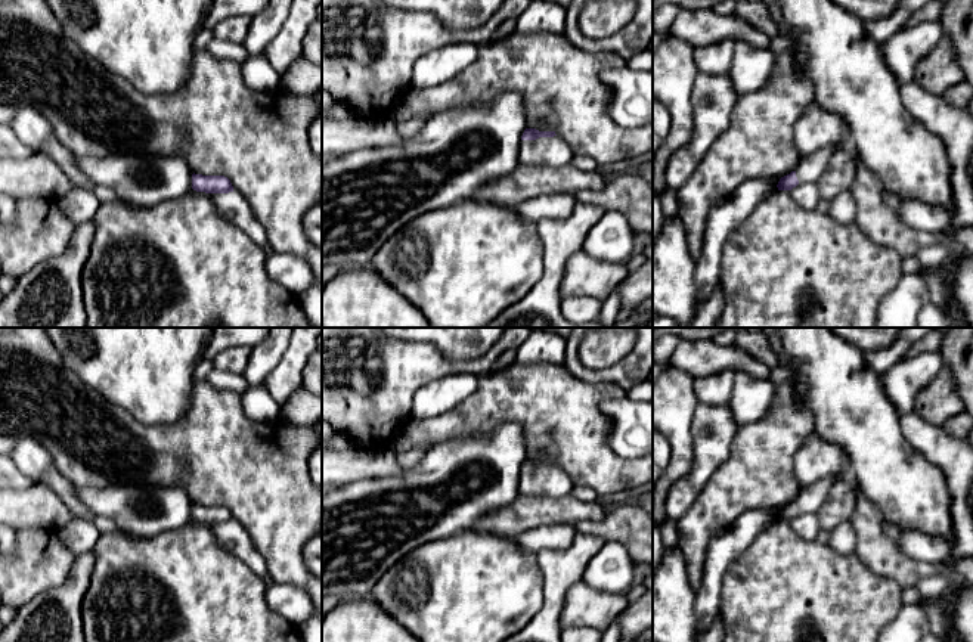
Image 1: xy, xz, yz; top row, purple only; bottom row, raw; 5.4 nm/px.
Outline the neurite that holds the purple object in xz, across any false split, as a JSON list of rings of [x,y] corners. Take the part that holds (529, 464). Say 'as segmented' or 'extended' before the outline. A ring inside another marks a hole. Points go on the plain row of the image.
extended | [[[526,459],[521,466],[518,483],[521,494],[560,499],[570,494],[573,487],[568,475],[555,462]]]

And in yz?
extended | [[[827,477],[800,490],[794,502],[780,509],[778,521],[791,521],[800,514],[816,514],[837,480],[837,477]]]

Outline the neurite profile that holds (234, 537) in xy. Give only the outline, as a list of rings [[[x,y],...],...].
[[[235,521],[229,524],[198,524],[207,525],[214,533],[219,545],[244,561],[255,574],[261,579],[269,579],[266,559],[244,525]]]

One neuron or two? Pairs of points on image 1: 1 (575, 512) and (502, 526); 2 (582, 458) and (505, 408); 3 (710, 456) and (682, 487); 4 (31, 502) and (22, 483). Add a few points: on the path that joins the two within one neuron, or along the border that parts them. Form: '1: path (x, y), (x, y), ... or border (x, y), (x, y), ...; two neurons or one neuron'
1: path (557, 512), (526, 512), (520, 517); one neuron
2: path (563, 439), (532, 408), (524, 408); one neuron
3: path (705, 464), (690, 480); one neuron
4: border (37, 486), (15, 492); two neurons

